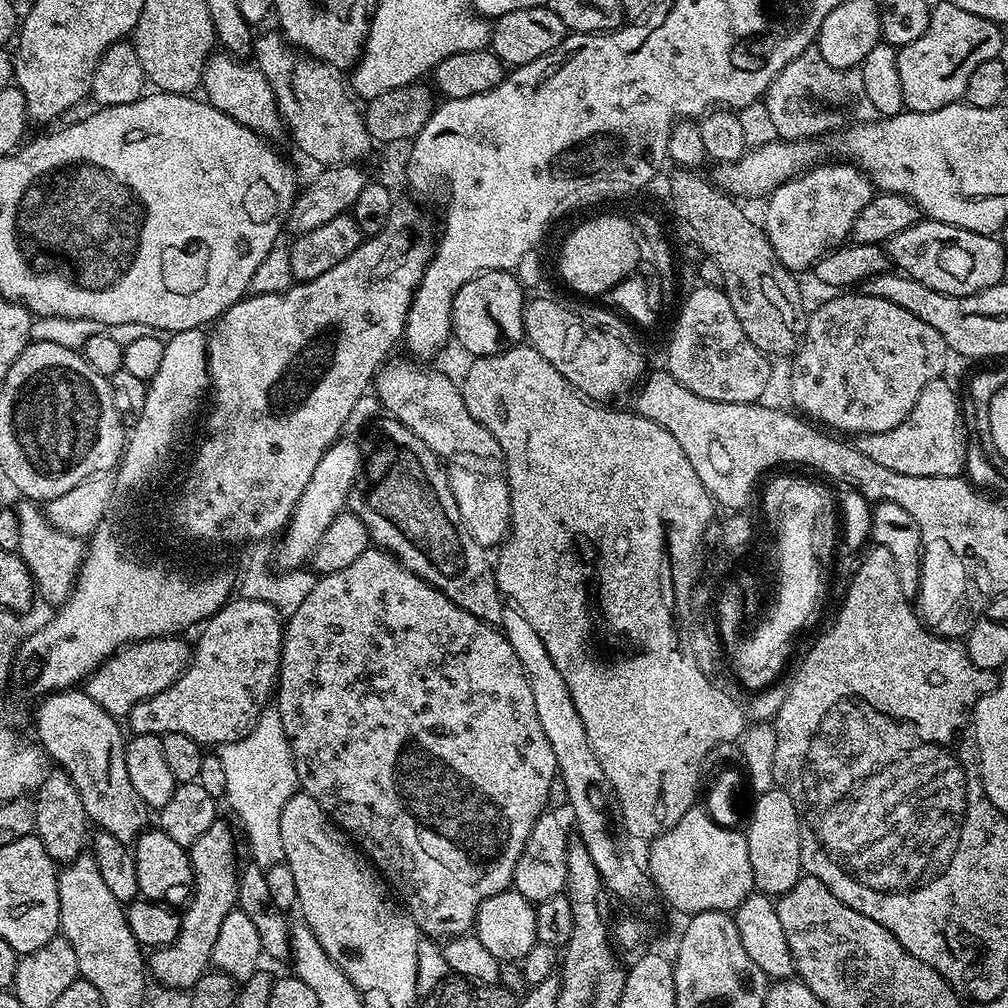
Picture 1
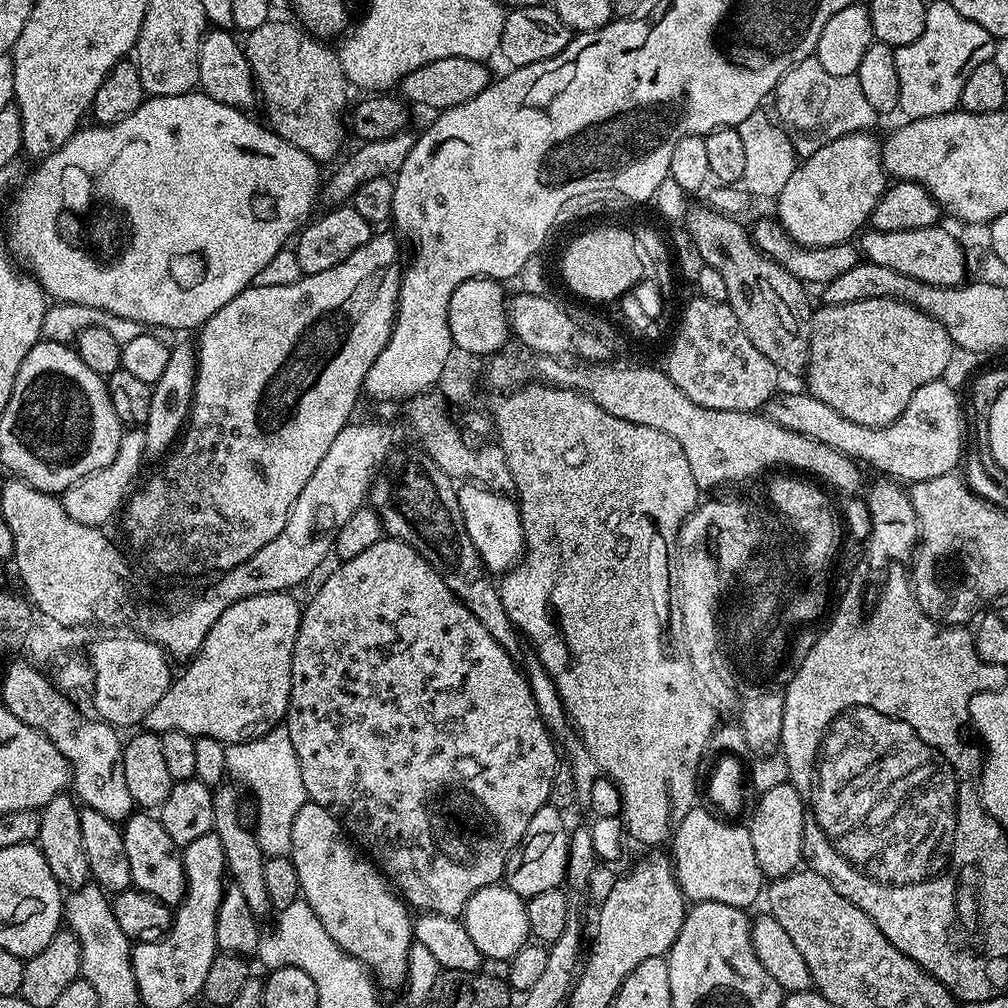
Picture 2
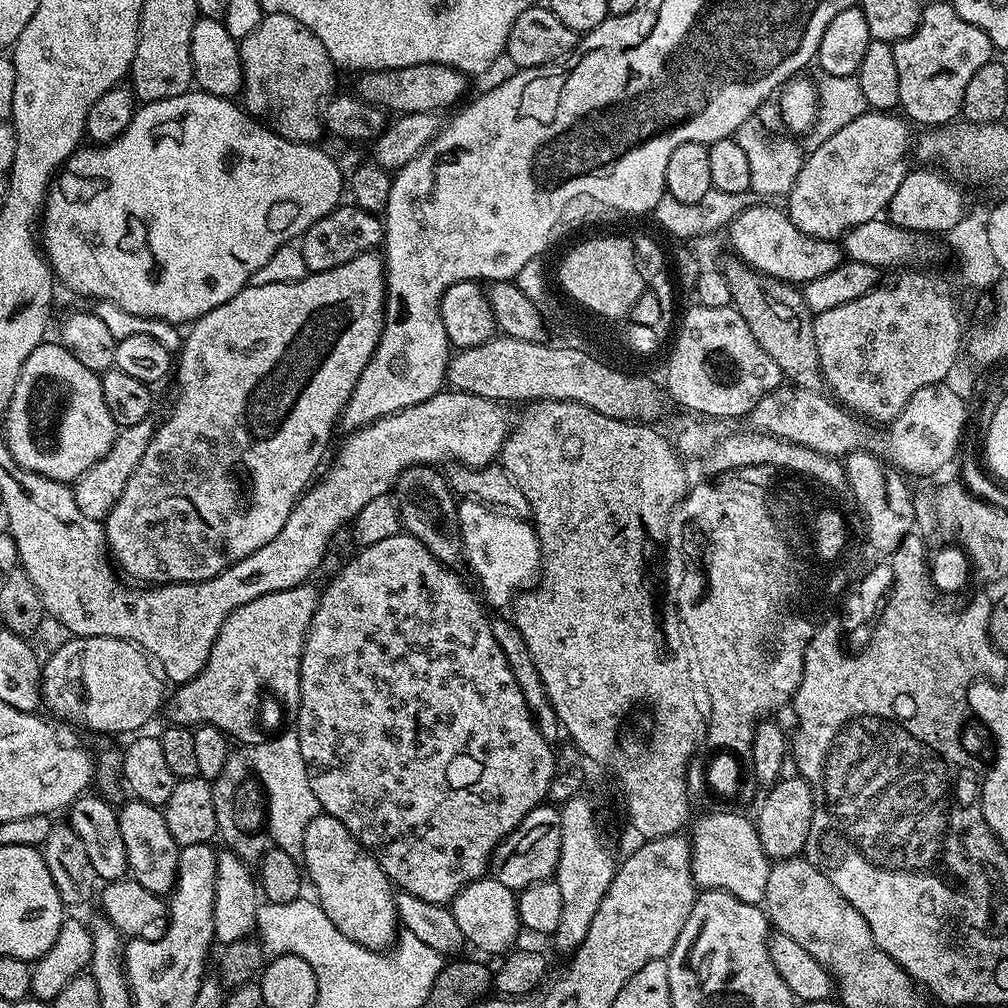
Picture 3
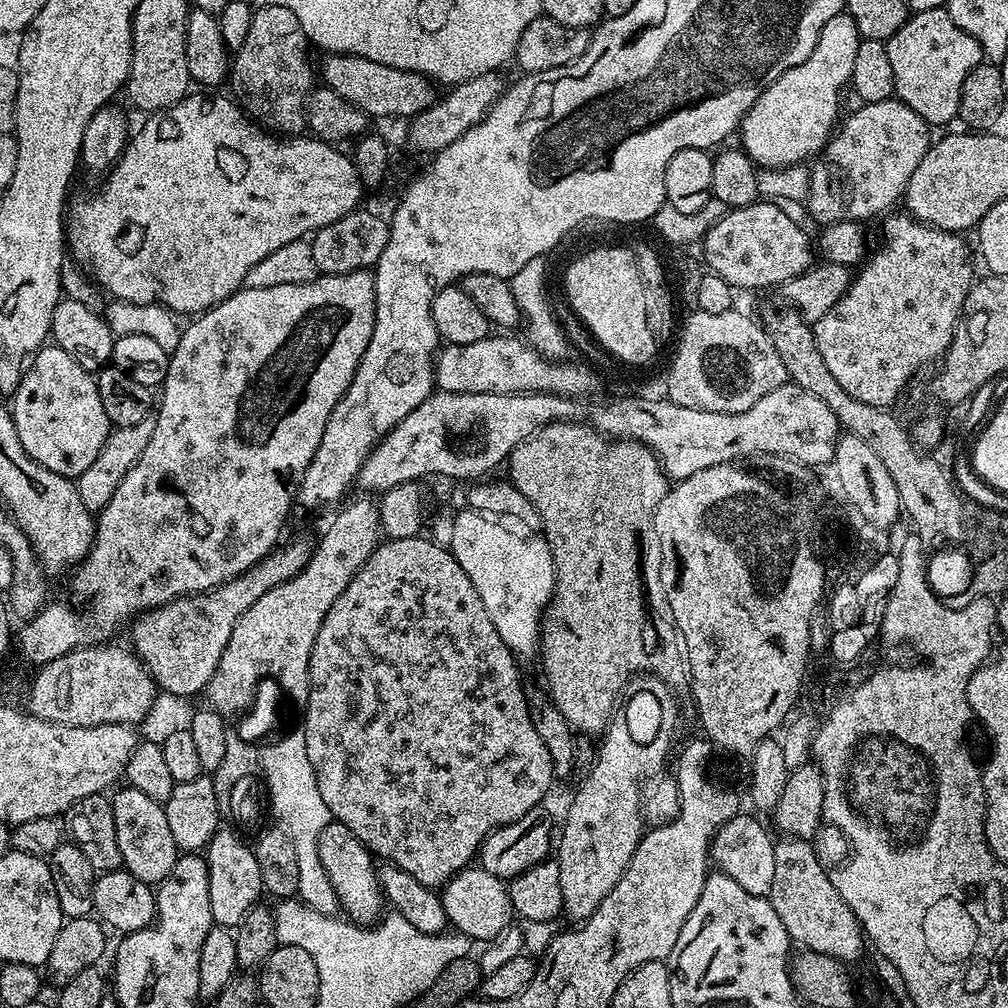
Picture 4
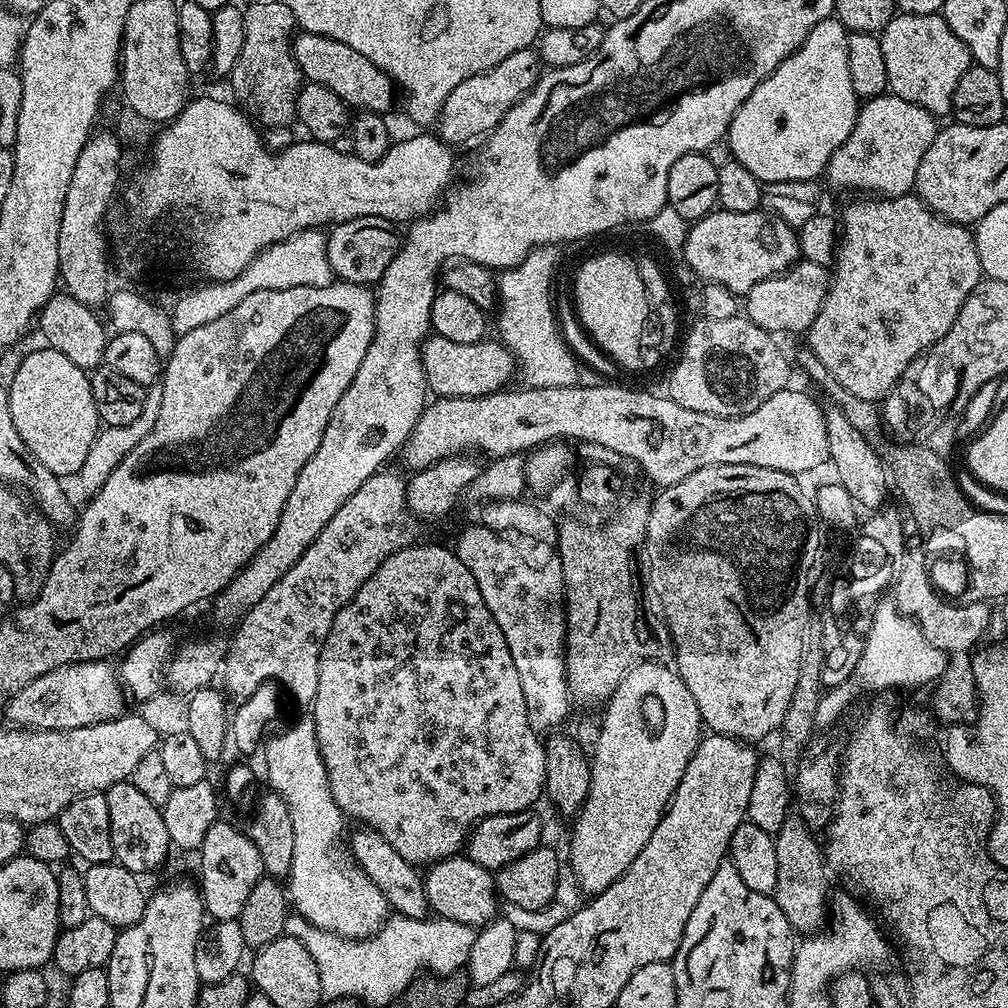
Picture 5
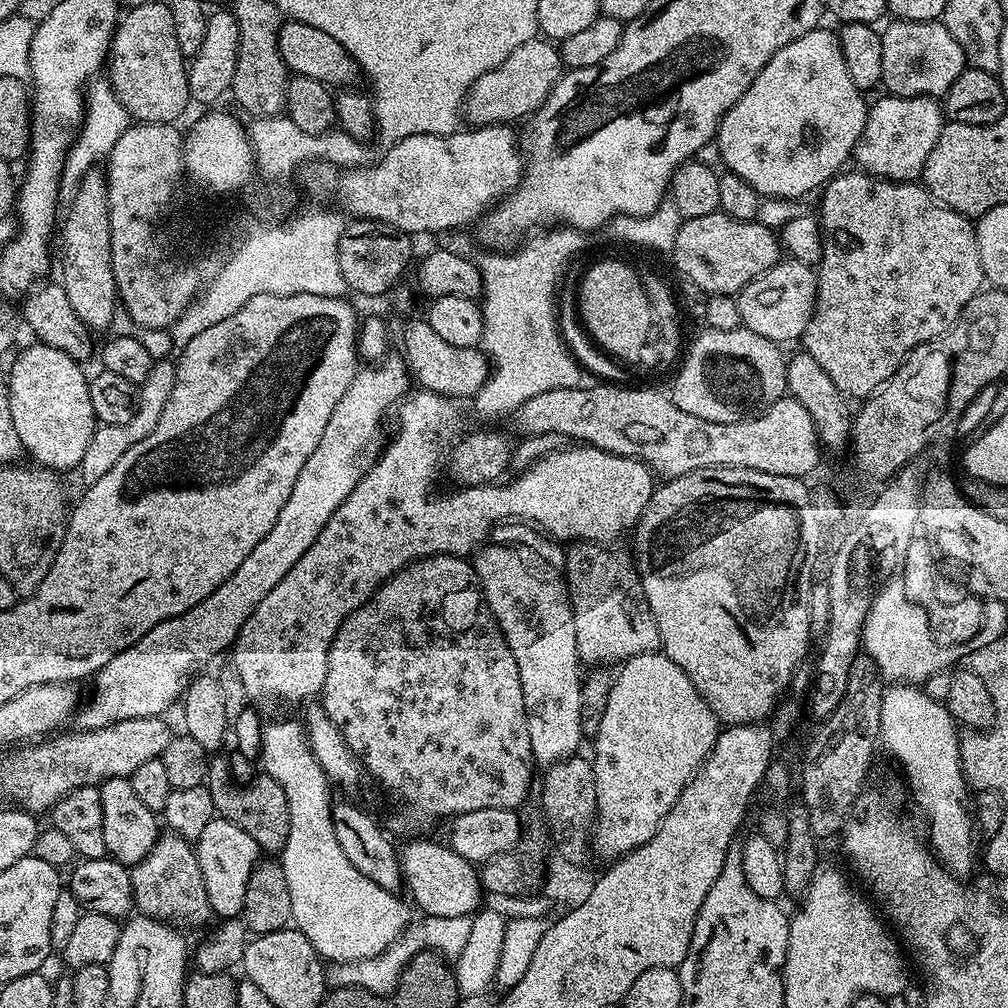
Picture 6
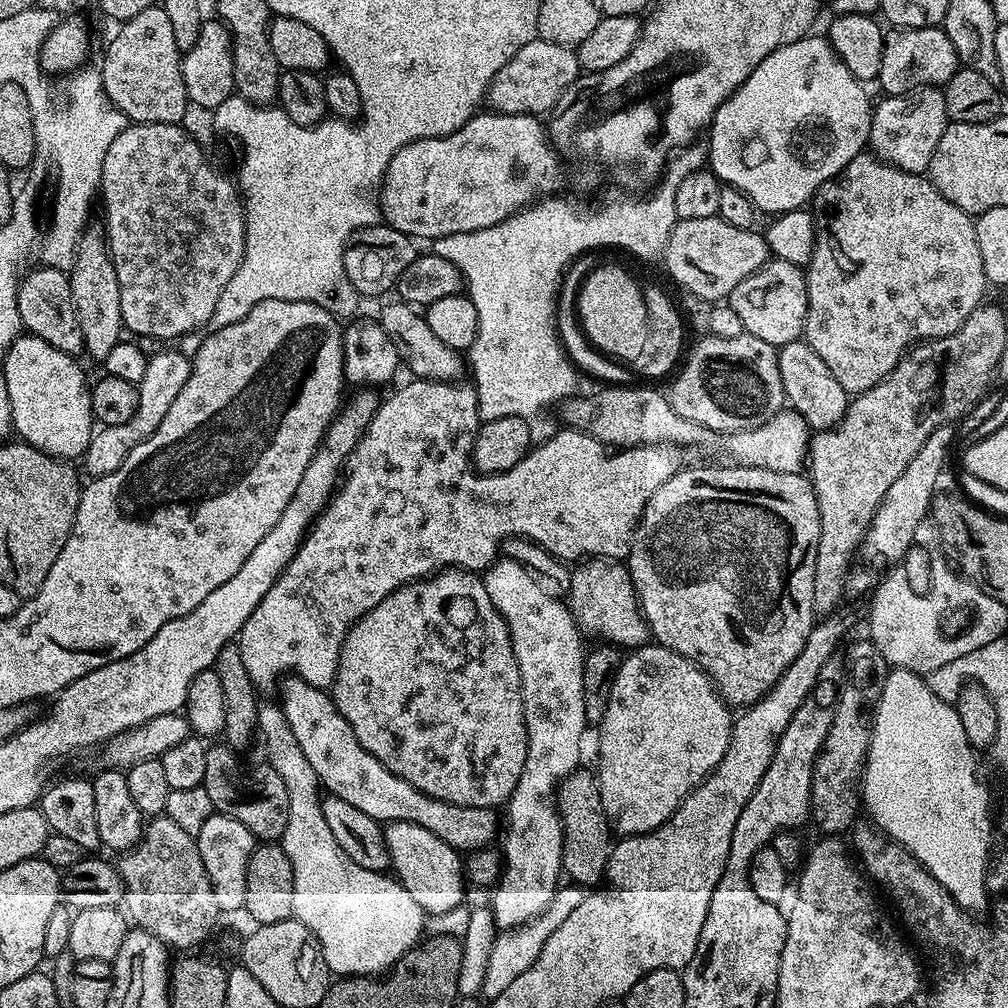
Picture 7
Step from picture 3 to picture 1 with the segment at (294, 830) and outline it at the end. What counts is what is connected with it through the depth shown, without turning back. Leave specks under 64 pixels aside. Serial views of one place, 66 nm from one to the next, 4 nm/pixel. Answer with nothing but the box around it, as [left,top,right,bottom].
[218,706,298,869]

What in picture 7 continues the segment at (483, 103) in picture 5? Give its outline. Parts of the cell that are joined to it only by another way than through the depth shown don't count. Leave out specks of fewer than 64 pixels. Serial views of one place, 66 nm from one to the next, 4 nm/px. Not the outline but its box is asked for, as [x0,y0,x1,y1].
[486,38,582,117]

